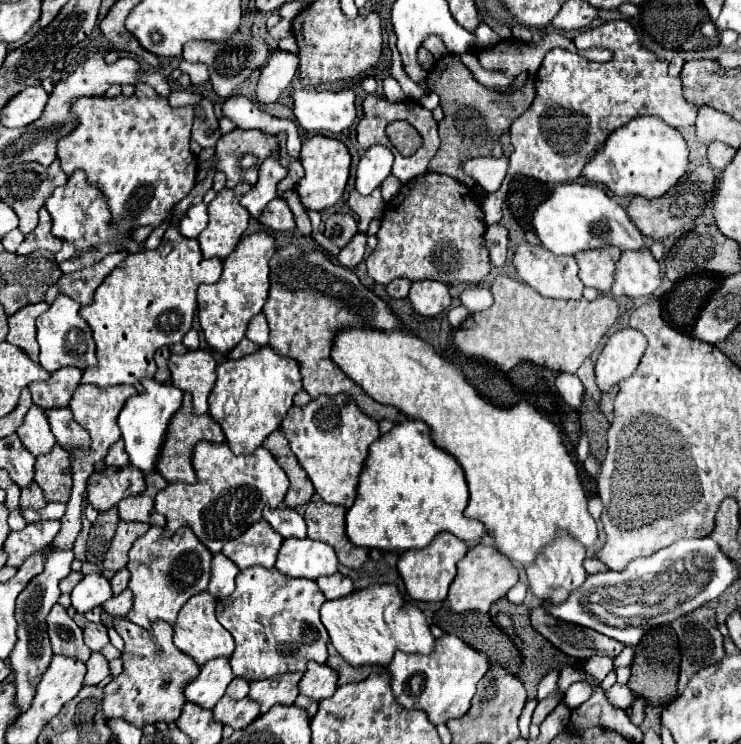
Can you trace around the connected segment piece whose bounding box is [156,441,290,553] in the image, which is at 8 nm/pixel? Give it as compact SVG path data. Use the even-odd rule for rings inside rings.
M202 441L194 447L192 463L198 481L194 485L168 483L156 497L156 511L168 521L164 535L170 537L180 527L188 527L212 553L220 553L226 541L240 537L252 523L260 521L264 507L280 507L290 487L284 469L264 447L252 455L234 455L226 443Z

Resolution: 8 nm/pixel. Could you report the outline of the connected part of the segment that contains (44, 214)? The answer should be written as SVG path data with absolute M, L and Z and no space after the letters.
M46 207L40 209L40 223L38 227L26 235L24 243L18 247L18 255L28 255L36 249L48 249L52 253L58 253L62 247L62 241L52 235L52 219Z

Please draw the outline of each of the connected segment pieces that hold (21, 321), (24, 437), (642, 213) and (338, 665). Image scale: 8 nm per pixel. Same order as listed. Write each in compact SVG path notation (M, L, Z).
M36 303L36 305L26 305L18 313L14 313L8 323L10 323L10 333L6 337L8 343L20 347L34 363L38 363L38 341L36 341L36 319L48 311L48 305Z
M32 407L24 419L24 423L18 427L18 437L22 441L22 445L34 455L46 455L52 451L52 447L56 445L56 439L50 431L50 423L46 413L40 407Z
M698 165L690 173L686 173L666 195L656 197L656 199L646 199L646 197L634 197L632 203L628 205L628 215L634 221L634 225L640 229L642 235L652 237L654 241L662 241L676 231L688 227L694 223L694 219L706 209L706 205L712 201L716 189L716 173L710 165Z
M328 643L328 667L332 667L334 671L338 671L338 685L346 685L346 683L358 683L368 679L372 673L384 673L386 669L382 667L352 667L350 663L346 663L344 659L340 659L340 653Z

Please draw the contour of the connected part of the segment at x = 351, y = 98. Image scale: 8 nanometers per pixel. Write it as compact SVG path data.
M294 89L294 115L306 131L342 133L358 123L356 91L310 91Z

